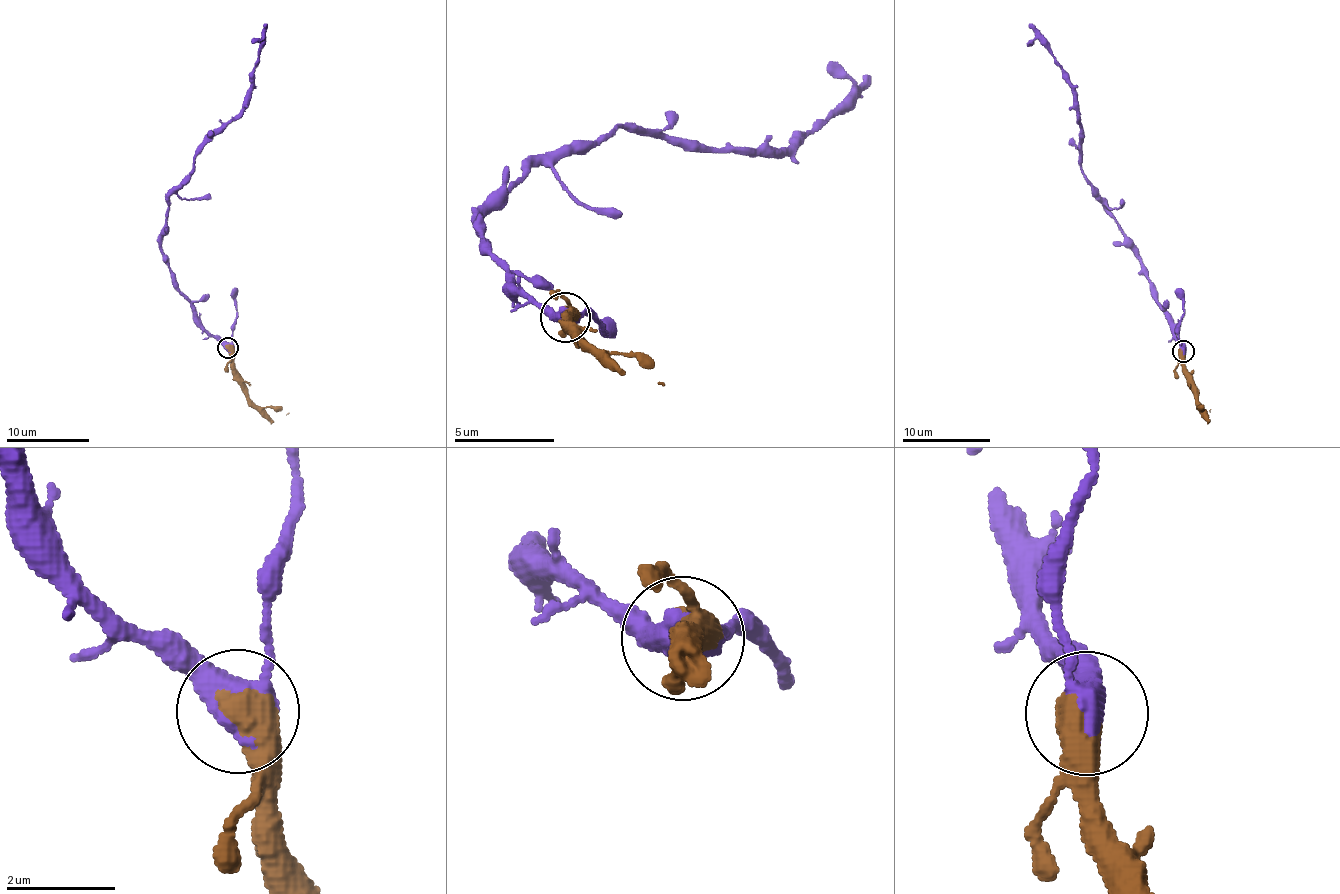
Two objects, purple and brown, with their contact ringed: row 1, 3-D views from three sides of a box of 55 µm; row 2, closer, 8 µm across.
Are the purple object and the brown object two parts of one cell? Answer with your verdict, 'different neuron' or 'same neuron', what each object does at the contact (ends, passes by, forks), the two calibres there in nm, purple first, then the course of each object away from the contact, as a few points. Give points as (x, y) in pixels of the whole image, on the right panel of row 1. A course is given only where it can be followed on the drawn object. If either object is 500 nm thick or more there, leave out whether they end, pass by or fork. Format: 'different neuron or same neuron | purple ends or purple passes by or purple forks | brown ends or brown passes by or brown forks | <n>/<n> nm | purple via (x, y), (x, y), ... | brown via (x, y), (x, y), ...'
same neuron | 500/700 nm | purple via (1182, 351), (1167, 312), (1157, 300), (1138, 248), (1082, 172), (1075, 91), (1050, 43), (1028, 23) | brown via (1182, 351), (1184, 375), (1201, 406), (1197, 406), (1210, 409)

